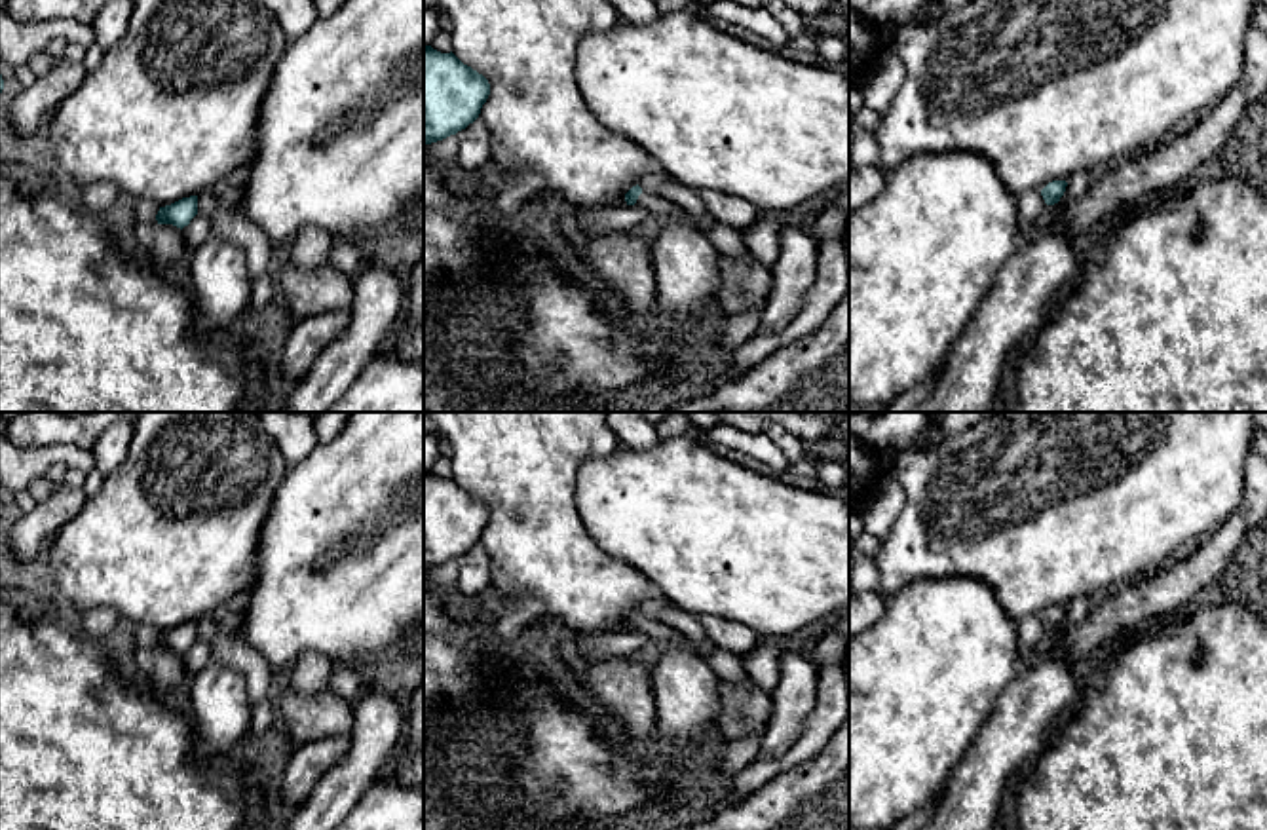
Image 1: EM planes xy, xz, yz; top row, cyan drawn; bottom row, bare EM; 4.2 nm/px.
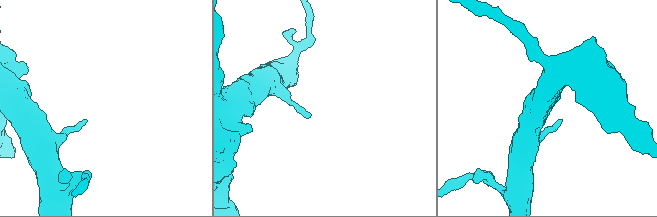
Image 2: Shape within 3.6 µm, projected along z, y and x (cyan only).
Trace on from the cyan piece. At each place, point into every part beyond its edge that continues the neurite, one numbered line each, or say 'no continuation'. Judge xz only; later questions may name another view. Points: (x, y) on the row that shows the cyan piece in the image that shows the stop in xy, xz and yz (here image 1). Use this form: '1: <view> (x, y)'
1: xz (660, 209)

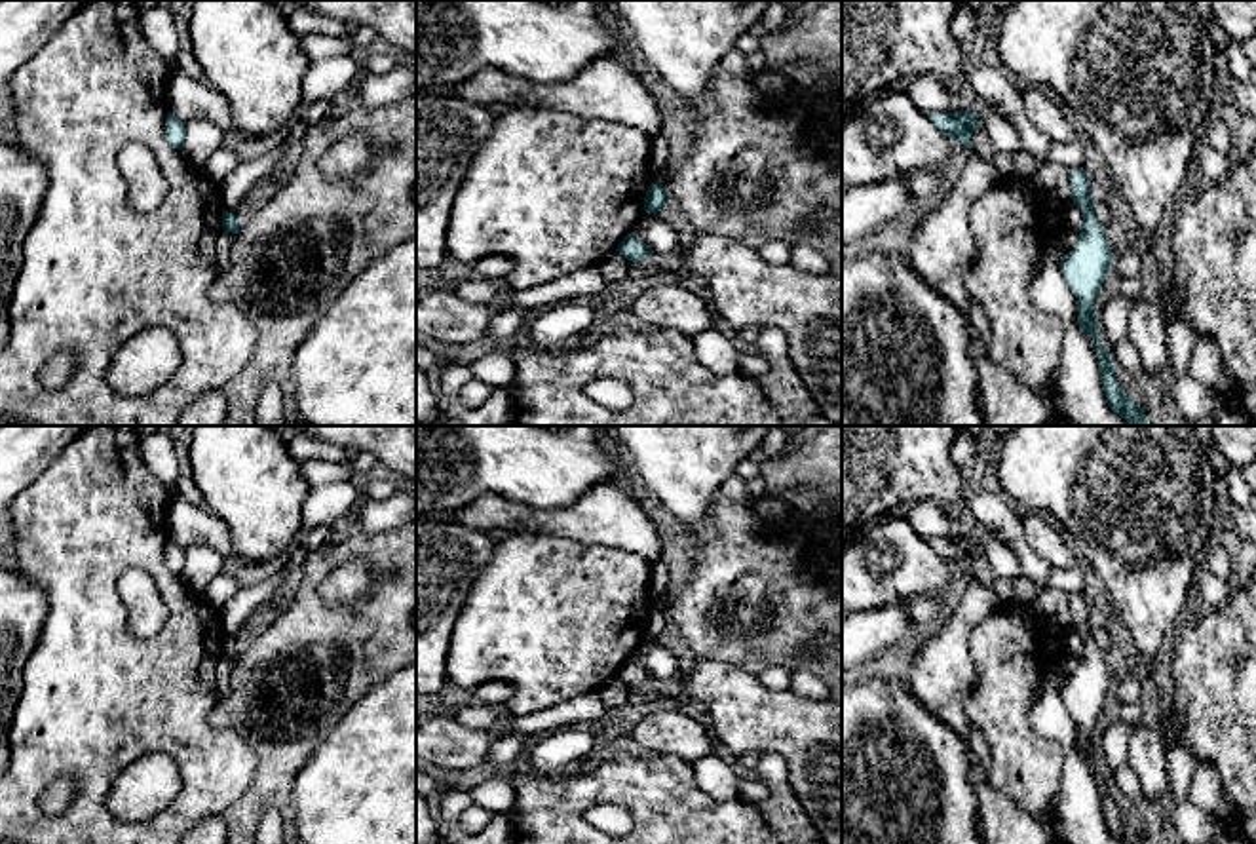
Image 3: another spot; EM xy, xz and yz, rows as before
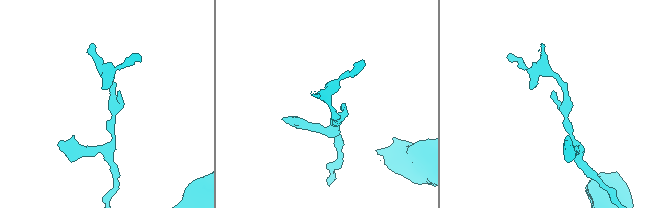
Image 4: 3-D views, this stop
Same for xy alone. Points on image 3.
no continuation

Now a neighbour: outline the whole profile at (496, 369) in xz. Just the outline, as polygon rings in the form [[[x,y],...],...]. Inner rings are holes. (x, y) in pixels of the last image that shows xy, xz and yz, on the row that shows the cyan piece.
[[[492,352],[469,363],[473,378],[490,384],[492,388],[505,388],[513,382],[515,363],[509,352]]]

